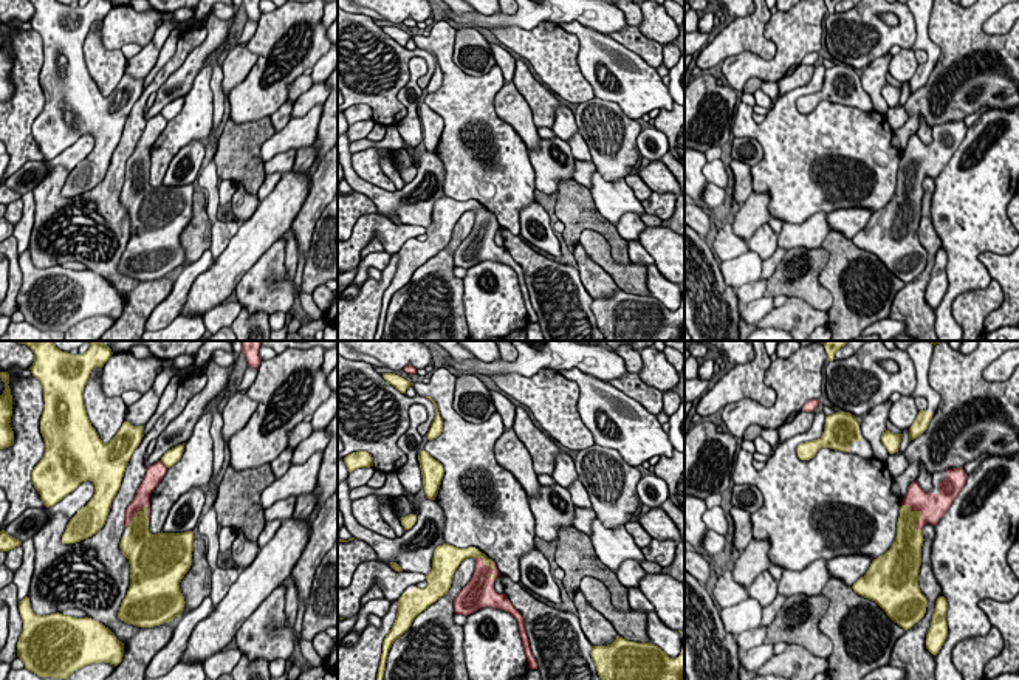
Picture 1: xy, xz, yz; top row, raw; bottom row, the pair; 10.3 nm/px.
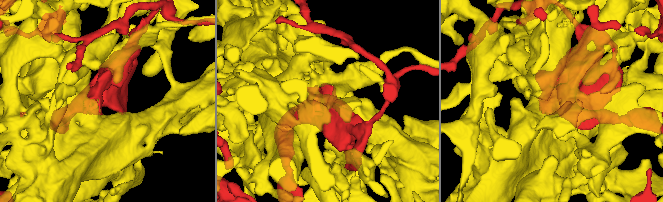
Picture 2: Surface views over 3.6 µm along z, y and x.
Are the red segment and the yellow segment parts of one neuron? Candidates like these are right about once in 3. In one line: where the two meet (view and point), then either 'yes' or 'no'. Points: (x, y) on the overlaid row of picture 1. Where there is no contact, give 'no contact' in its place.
contact xy (135, 515); no

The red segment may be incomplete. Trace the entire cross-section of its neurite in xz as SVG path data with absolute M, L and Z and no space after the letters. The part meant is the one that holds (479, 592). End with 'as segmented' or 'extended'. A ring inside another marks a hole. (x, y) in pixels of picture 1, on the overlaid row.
M474 558L475 568L469 582L458 592L454 599L455 615L471 615L483 607L494 607L511 613L519 624L519 634L525 649L530 669L537 669L537 660L534 658L530 646L530 640L525 629L522 613L513 606L505 593L497 593L494 589L496 579L500 572L494 562L494 567L483 564L483 558Z; as segmented

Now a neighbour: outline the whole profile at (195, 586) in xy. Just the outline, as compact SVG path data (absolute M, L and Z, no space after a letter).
M203 537L194 539L192 565L180 582L184 596L183 613L197 609L211 595L211 567L206 559L206 544Z

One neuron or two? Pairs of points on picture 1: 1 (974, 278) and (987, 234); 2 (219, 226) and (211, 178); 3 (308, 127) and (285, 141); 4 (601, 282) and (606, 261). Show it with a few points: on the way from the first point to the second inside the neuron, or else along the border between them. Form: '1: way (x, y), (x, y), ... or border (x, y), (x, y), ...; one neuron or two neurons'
1: way (973, 267), (973, 247), (976, 243); one neuron
2: way (212, 214), (212, 191); one neuron
3: way (302, 132), (291, 137); one neuron
4: border (579, 243), (618, 287); two neurons

